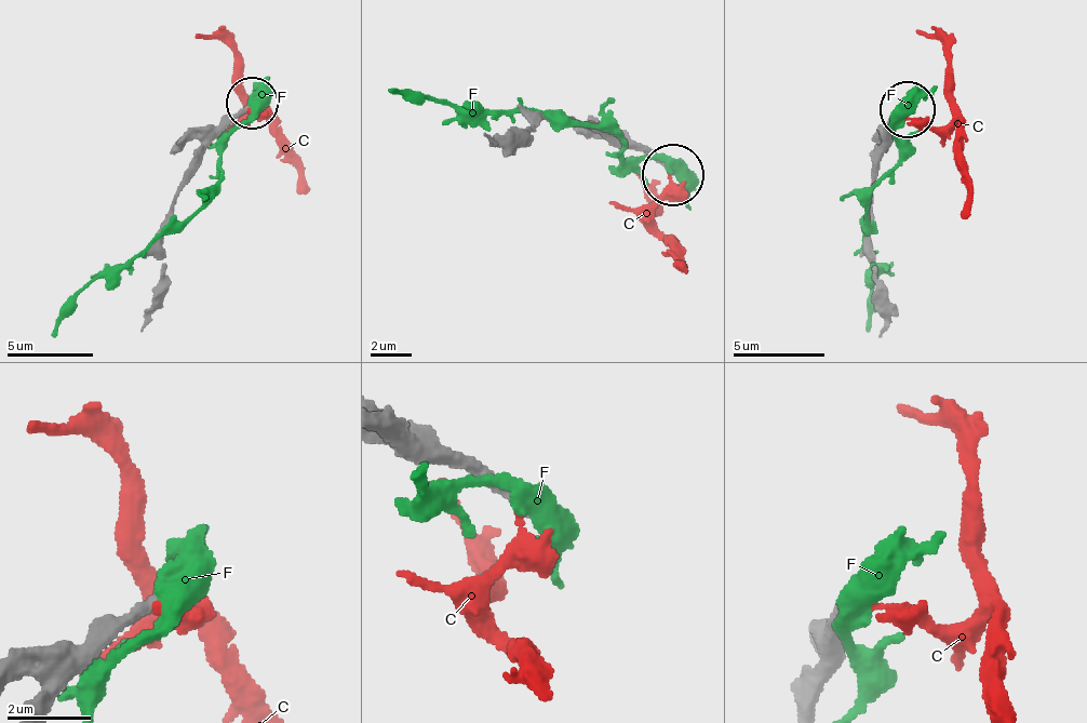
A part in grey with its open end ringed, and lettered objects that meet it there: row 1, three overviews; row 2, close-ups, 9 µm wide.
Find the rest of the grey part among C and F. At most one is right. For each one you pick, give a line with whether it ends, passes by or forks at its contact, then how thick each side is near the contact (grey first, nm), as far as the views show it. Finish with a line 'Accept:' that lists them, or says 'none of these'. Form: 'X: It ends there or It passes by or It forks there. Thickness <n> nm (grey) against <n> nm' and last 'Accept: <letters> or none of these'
Accept: none of these

